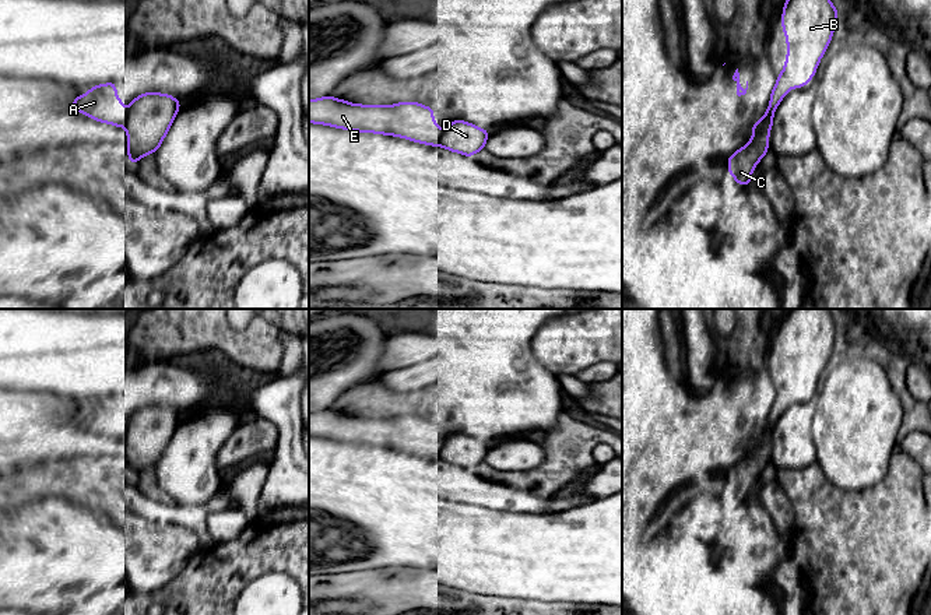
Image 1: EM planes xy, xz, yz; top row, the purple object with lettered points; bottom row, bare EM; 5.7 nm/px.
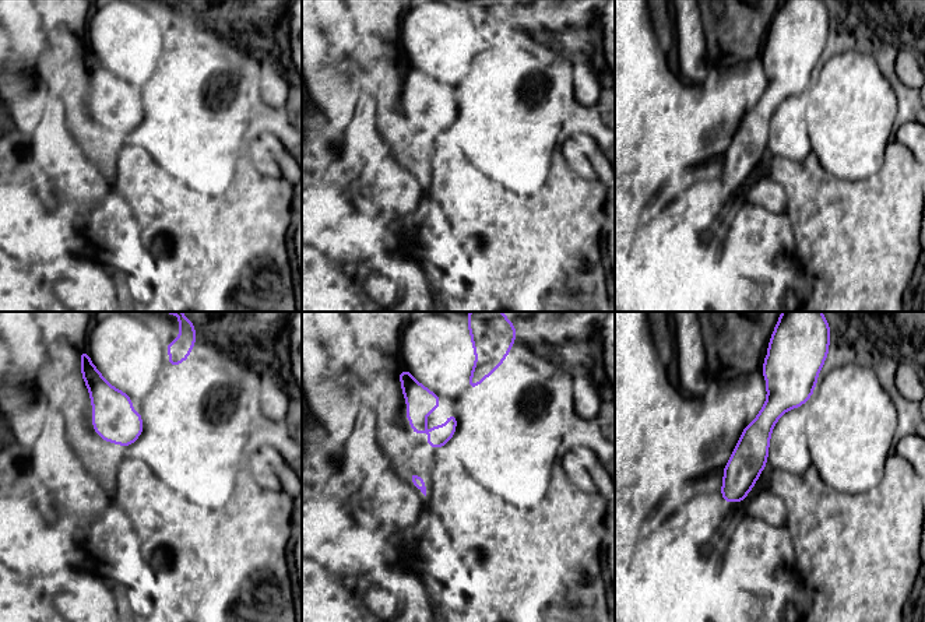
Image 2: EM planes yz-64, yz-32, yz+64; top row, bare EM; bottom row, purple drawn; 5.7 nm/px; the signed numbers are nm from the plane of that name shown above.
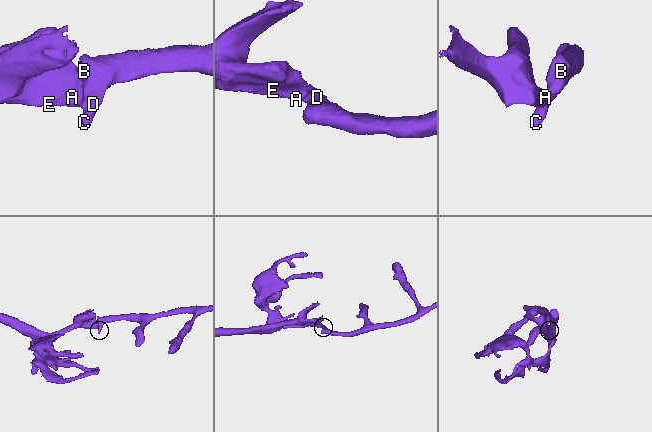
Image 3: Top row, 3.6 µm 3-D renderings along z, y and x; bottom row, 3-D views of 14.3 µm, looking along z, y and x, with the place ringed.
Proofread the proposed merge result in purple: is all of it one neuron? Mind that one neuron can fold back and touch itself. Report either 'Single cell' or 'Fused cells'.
Fused cells

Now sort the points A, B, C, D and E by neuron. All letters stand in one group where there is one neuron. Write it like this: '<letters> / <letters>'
A E / B C D

